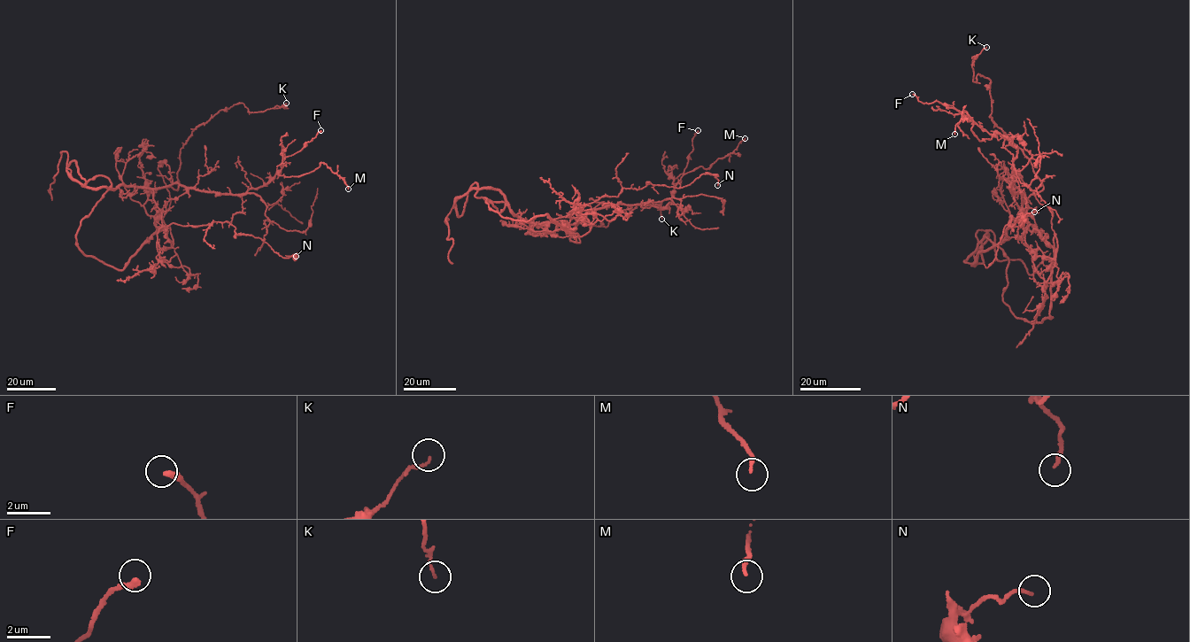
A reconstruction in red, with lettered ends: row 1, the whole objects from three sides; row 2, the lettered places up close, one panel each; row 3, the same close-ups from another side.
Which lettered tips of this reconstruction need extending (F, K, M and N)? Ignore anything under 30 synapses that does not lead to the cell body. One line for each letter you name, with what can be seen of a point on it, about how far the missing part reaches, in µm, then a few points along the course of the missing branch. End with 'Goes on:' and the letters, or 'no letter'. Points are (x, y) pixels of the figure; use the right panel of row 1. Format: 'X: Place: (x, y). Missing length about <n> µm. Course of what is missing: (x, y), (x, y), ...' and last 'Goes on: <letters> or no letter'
Goes on: no letter

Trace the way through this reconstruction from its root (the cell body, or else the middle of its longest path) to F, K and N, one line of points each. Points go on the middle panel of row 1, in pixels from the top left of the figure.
F: (560, 223), (575, 224), (592, 211), (617, 204), (664, 208), (671, 201), (674, 179), (686, 166), (698, 130)
K: (560, 223), (579, 243), (569, 239), (575, 225), (605, 227), (631, 204), (658, 205), (661, 219)
N: (560, 223), (554, 218), (648, 181), (679, 189), (706, 174), (714, 174), (717, 185)

